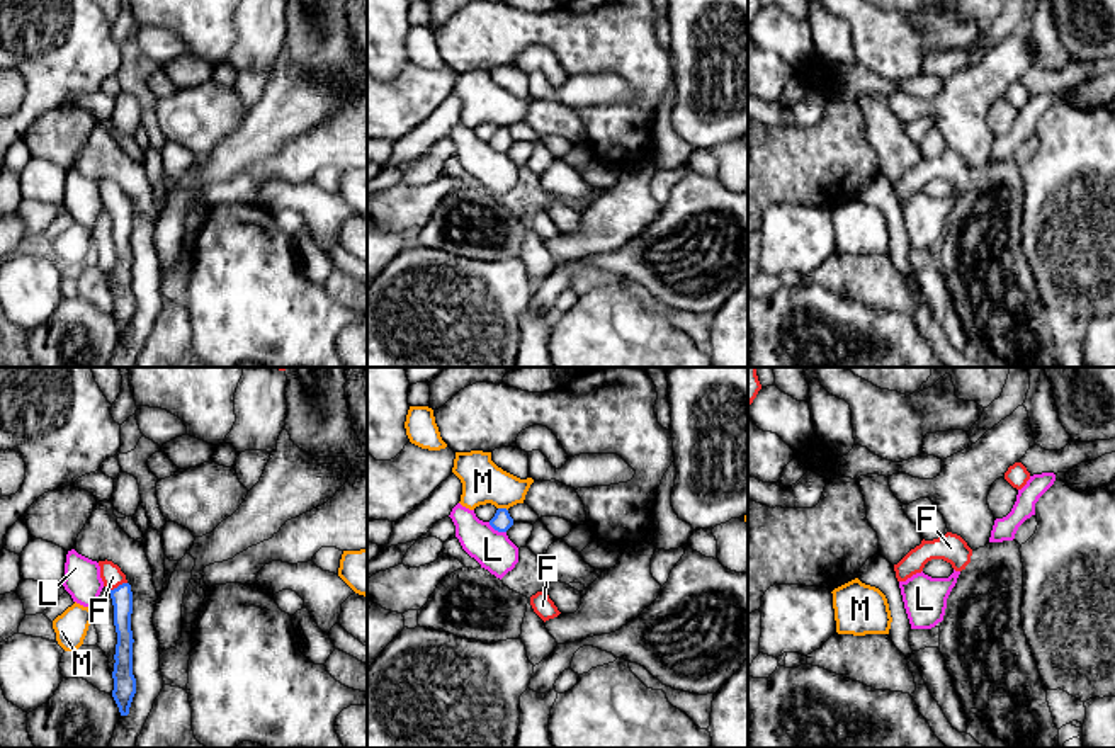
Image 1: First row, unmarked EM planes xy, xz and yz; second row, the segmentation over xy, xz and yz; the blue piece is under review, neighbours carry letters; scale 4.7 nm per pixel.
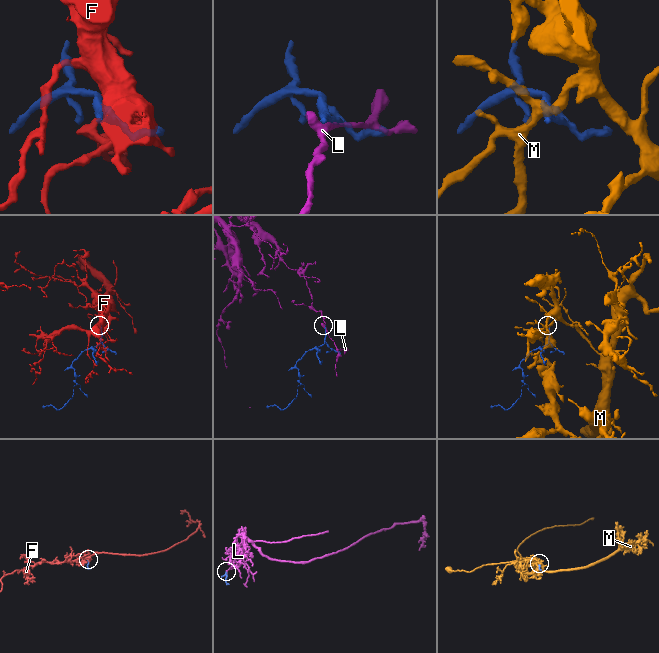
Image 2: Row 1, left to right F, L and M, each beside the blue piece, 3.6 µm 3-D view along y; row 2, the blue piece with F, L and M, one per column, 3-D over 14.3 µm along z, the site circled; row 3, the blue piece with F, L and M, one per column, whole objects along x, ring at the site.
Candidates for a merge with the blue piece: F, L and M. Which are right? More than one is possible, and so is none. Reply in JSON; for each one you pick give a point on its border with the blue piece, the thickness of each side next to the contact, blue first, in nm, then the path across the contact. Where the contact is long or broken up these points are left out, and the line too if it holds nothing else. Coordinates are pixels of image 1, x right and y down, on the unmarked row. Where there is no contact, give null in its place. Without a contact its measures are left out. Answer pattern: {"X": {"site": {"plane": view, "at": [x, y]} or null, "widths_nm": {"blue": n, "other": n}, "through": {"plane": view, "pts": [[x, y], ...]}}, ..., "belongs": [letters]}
{"F": {"site": {"plane": "xy", "at": [119, 204]}, "widths_nm": {"blue": 100, "other": 100}, "through": {"plane": "xy", "pts": [[121, 216], [119, 204], [113, 196]]}}, "belongs": ["F"]}

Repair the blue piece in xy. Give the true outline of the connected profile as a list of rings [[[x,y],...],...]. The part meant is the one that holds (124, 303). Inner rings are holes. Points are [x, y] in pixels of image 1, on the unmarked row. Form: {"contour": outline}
{"contour": [[[99,180],[100,197],[104,206],[110,211],[114,224],[114,245],[117,252],[117,264],[114,274],[114,309],[112,316],[119,326],[121,335],[129,333],[133,316],[136,313],[136,298],[133,294],[133,211],[126,194],[112,180]]]}

